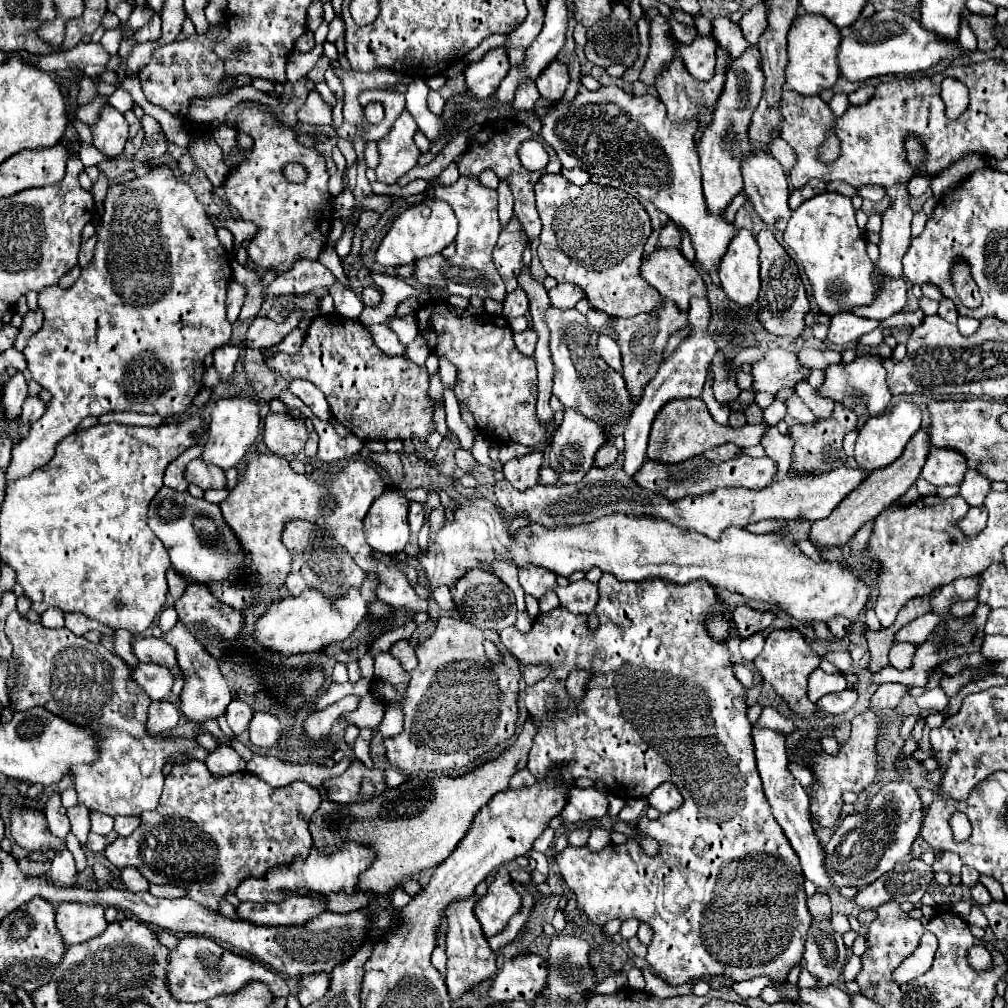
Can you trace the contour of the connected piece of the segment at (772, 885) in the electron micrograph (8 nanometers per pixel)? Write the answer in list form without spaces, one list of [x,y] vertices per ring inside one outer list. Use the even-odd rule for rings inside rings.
[[[606,572],[600,578],[600,600],[594,608],[594,612],[598,616],[598,628],[596,630],[588,628],[588,616],[570,614],[566,608],[558,606],[558,608],[554,608],[546,614],[540,614],[534,620],[532,630],[528,634],[522,634],[512,626],[512,628],[502,630],[500,638],[502,638],[502,644],[512,654],[516,654],[516,658],[522,664],[548,664],[550,666],[550,674],[544,680],[528,686],[526,696],[524,696],[524,704],[526,704],[528,712],[532,714],[532,720],[538,728],[530,756],[528,756],[528,770],[536,776],[536,780],[544,780],[552,770],[558,770],[558,774],[562,776],[564,782],[574,782],[576,778],[586,776],[586,778],[592,778],[592,780],[602,780],[606,784],[608,792],[614,792],[622,800],[646,798],[646,794],[650,794],[658,784],[672,782],[684,798],[684,804],[674,812],[662,814],[656,820],[650,820],[648,817],[641,817],[638,820],[638,828],[644,834],[650,834],[652,838],[656,838],[660,842],[659,852],[654,857],[646,856],[642,852],[642,848],[636,846],[634,842],[608,844],[600,852],[592,852],[592,850],[588,850],[588,846],[582,846],[582,848],[566,846],[556,856],[556,864],[558,864],[558,870],[560,870],[564,882],[568,884],[568,888],[578,898],[578,910],[582,914],[586,914],[592,924],[598,924],[598,926],[604,926],[608,921],[616,920],[616,918],[618,920],[636,918],[636,920],[648,922],[654,930],[654,940],[648,946],[646,962],[654,970],[654,974],[658,978],[662,978],[668,986],[678,986],[678,984],[698,980],[698,978],[724,976],[726,980],[742,982],[742,980],[752,980],[756,976],[766,976],[774,982],[772,986],[784,988],[788,984],[788,972],[792,970],[792,966],[796,966],[802,960],[804,938],[806,938],[806,930],[810,928],[812,916],[810,916],[808,906],[806,906],[806,892],[804,892],[804,886],[802,886],[804,876],[802,876],[802,870],[800,870],[800,862],[798,862],[796,852],[792,850],[788,838],[784,836],[782,828],[772,818],[772,810],[770,810],[766,796],[764,796],[764,790],[762,790],[762,780],[760,780],[758,770],[754,766],[752,724],[748,722],[748,716],[746,716],[746,710],[748,710],[746,690],[734,678],[726,640],[716,640],[714,636],[710,636],[710,632],[706,628],[706,620],[716,614],[718,604],[720,604],[720,598],[718,598],[714,586],[710,582],[704,582],[704,580],[688,582],[684,586],[670,586],[668,582],[662,582],[662,580],[656,580],[656,582],[620,582],[614,574]],[[576,668],[590,670],[590,674],[592,674],[590,680],[588,680],[586,692],[580,700],[570,698],[570,694],[566,692],[566,678]],[[550,694],[556,694],[560,698],[558,714],[548,714],[546,708],[540,702],[540,696],[550,696]]]

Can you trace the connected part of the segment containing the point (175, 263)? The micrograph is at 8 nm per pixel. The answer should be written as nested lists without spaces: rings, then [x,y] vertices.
[[[158,164],[142,178],[134,178],[134,180],[124,182],[124,184],[112,184],[108,188],[108,194],[106,194],[106,200],[104,200],[104,216],[102,216],[100,224],[96,226],[96,238],[98,238],[98,242],[96,242],[96,248],[94,248],[92,262],[86,268],[82,268],[80,278],[68,290],[62,290],[58,286],[50,286],[50,288],[44,288],[40,292],[38,304],[44,310],[44,324],[28,340],[28,346],[24,348],[24,356],[28,360],[28,370],[32,372],[32,378],[52,394],[52,400],[48,402],[48,410],[44,412],[44,416],[30,426],[30,434],[12,448],[12,458],[10,458],[10,464],[8,464],[8,470],[6,470],[6,484],[14,482],[16,478],[32,474],[36,468],[46,466],[52,460],[56,444],[64,436],[72,434],[74,428],[86,416],[102,416],[102,414],[108,414],[108,412],[124,412],[124,410],[138,412],[138,414],[160,414],[160,416],[166,416],[166,418],[176,418],[176,416],[186,414],[192,406],[194,396],[202,388],[202,374],[204,374],[206,354],[210,354],[218,346],[228,344],[228,340],[230,340],[232,324],[226,322],[226,304],[224,304],[228,280],[232,278],[230,256],[224,250],[224,246],[220,244],[220,240],[216,236],[216,228],[208,220],[208,214],[204,212],[202,204],[196,200],[192,188],[186,182],[178,180],[168,166]]]

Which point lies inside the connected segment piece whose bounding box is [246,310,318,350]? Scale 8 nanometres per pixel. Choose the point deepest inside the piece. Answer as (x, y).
(263, 332)

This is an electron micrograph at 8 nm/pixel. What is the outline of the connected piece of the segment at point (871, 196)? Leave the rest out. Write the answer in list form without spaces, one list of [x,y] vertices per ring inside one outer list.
[[[862,186],[862,188],[858,188],[858,196],[868,198],[872,202],[880,202],[886,196],[886,190],[880,186]]]

